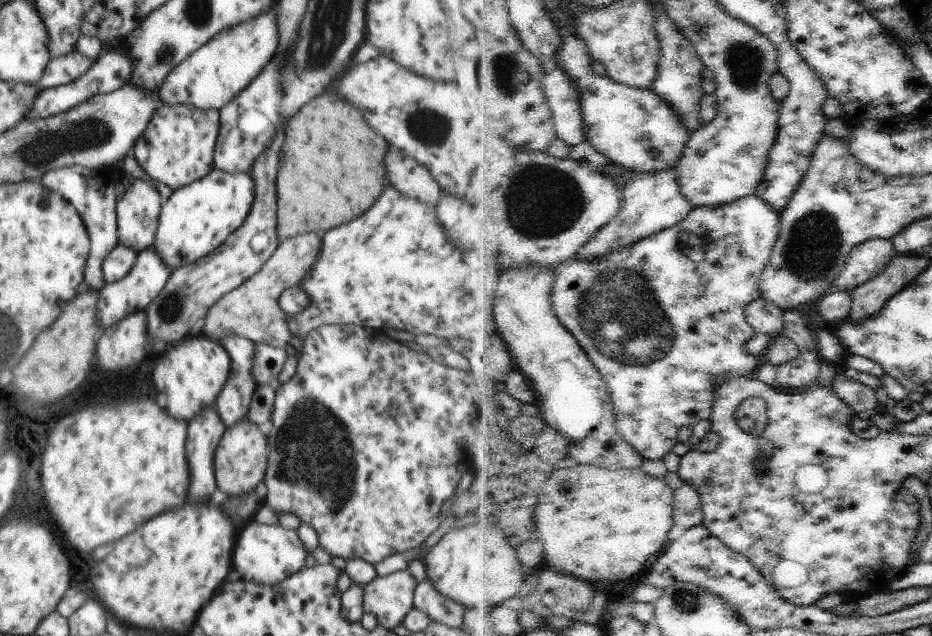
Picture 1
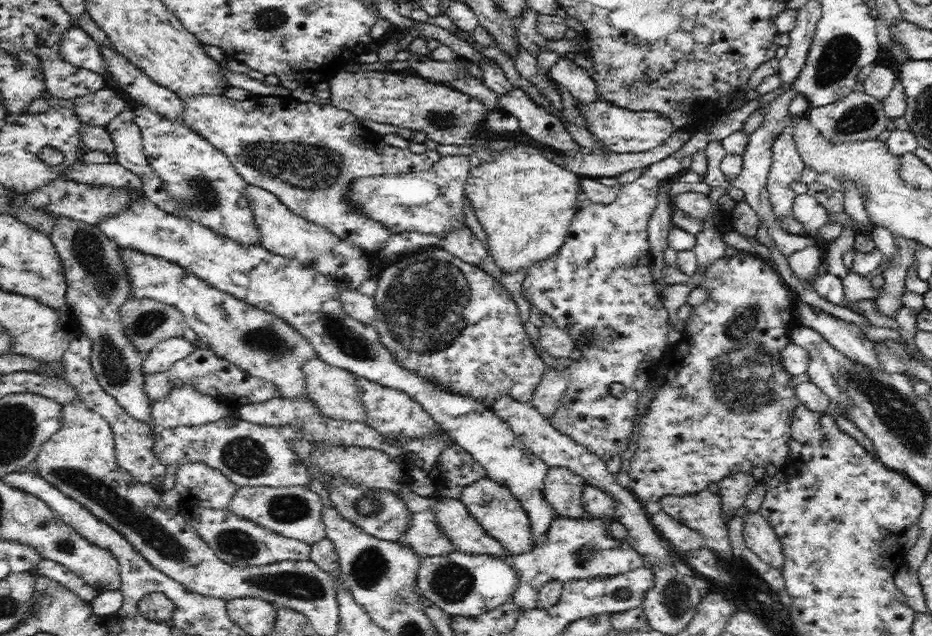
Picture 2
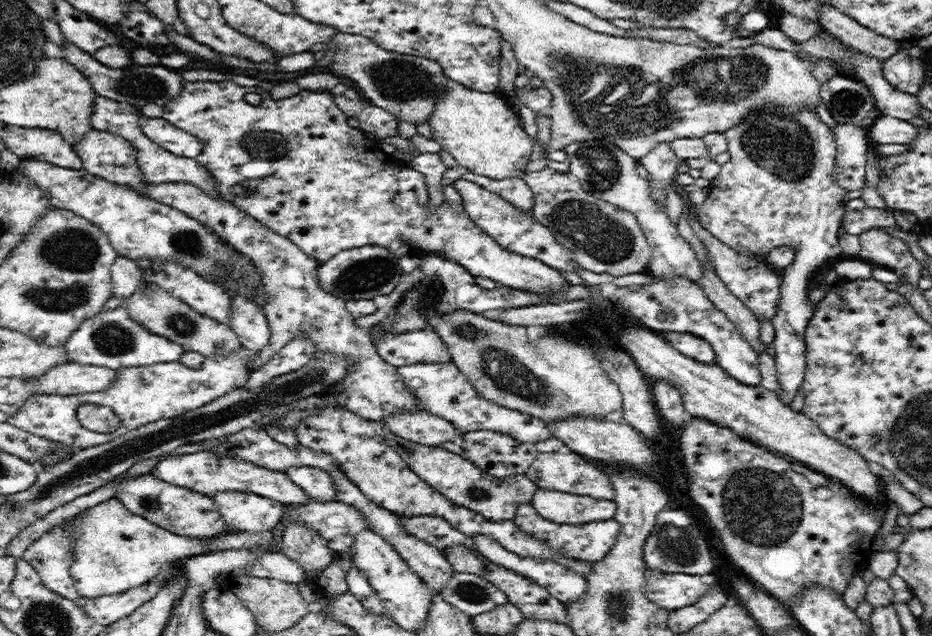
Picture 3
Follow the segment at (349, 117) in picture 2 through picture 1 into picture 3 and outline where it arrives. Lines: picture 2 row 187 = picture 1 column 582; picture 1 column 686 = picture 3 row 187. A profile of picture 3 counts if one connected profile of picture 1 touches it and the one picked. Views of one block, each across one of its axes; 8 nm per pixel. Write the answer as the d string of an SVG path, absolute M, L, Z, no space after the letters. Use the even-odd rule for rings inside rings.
M227 77L225 81L212 82L208 80L196 80L189 82L182 80L182 88L176 96L172 96L166 104L162 106L162 118L171 122L174 126L197 136L199 141L204 145L203 153L197 158L204 167L208 168L214 177L216 177L221 195L224 199L238 207L241 211L258 220L260 224L270 228L276 234L289 238L304 254L316 259L318 263L328 262L332 257L336 256L343 250L362 248L368 245L374 245L384 248L387 254L392 254L394 257L401 259L403 256L422 258L428 255L436 255L436 257L444 257L448 261L456 261L460 266L468 270L475 277L482 277L493 280L496 284L502 286L527 288L536 292L550 292L554 288L558 288L558 284L562 282L563 276L561 272L554 269L538 259L533 259L529 256L516 254L507 248L504 248L493 236L482 230L481 226L472 220L468 211L464 208L463 201L448 202L444 201L436 208L430 208L430 196L428 196L428 188L426 187L424 174L412 168L407 161L398 159L394 154L388 154L380 149L379 144L373 144L368 141L366 133L360 127L350 127L347 123L347 118L344 113L332 101L329 92L317 93L303 89L298 94L292 97L274 100L270 97L269 91L254 86L240 86ZM254 92L260 95L260 104L250 104L246 101L246 94Z

